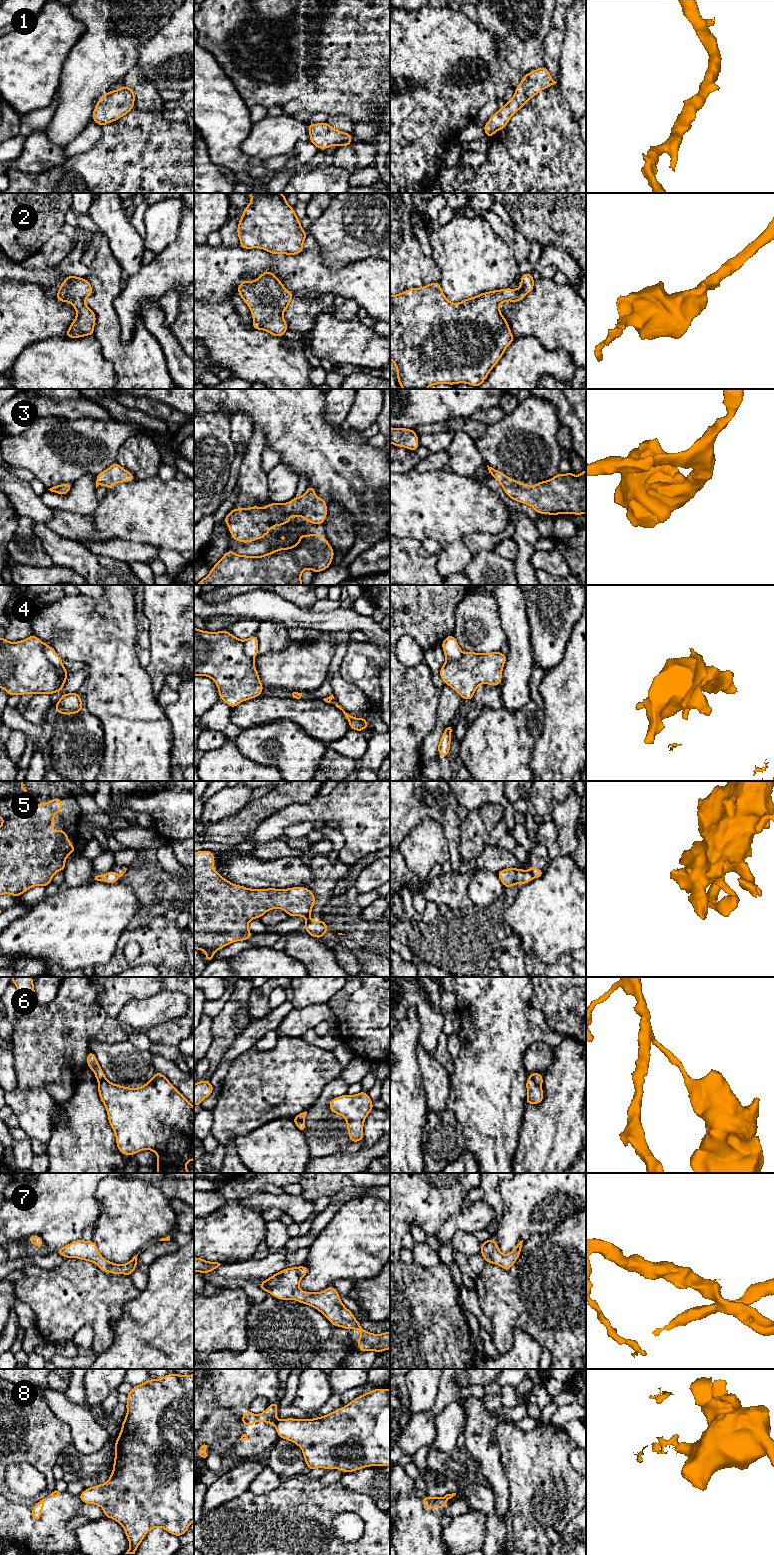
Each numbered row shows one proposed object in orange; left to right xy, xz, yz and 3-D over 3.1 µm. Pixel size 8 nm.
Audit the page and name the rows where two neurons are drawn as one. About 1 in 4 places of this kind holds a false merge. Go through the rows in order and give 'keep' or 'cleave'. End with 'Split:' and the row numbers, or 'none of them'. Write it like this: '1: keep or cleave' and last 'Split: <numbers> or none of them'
1: keep
2: keep
3: keep
4: cleave
5: cleave
6: cleave
7: keep
8: cleave
Split: 4, 5, 6, 8

